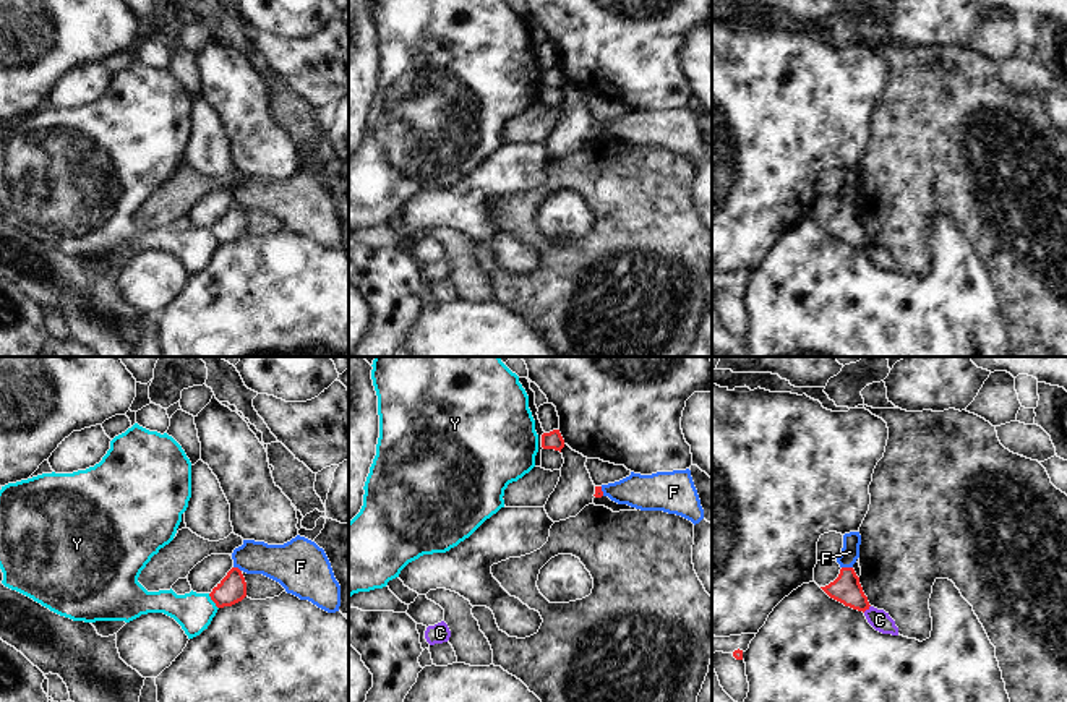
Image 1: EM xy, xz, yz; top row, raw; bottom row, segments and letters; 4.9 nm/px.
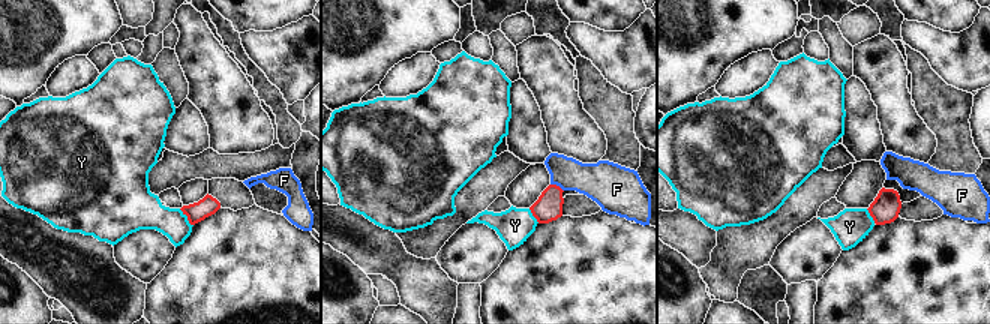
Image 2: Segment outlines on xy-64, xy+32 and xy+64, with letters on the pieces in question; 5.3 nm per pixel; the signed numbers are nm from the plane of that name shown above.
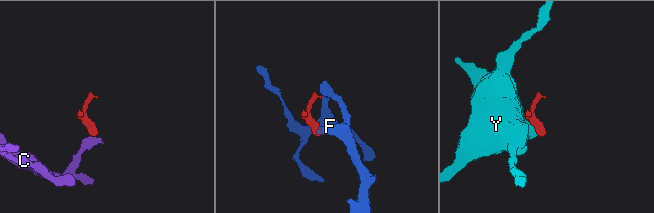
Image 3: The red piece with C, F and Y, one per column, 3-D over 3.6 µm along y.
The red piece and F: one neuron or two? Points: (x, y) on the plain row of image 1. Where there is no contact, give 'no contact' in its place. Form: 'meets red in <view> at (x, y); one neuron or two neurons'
meets red in yz at (847, 205); two neurons

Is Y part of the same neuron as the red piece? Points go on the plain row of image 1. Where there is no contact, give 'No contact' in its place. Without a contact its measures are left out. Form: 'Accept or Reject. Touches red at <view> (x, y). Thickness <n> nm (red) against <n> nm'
Reject. Touches red at xy (213, 237). Thickness 140 nm (red) against 190 nm

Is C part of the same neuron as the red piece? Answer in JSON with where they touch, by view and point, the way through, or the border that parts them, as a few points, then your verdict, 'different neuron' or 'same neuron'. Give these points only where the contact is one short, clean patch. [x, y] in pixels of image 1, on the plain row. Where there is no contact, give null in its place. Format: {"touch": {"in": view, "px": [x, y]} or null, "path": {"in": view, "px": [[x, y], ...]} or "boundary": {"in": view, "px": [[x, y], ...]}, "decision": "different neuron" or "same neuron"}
{"touch": {"in": "yz", "px": [866, 245]}, "boundary": {"in": "yz", "px": [[869, 242], [863, 248]]}, "decision": "different neuron"}

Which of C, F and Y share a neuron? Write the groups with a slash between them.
C / F / Y

